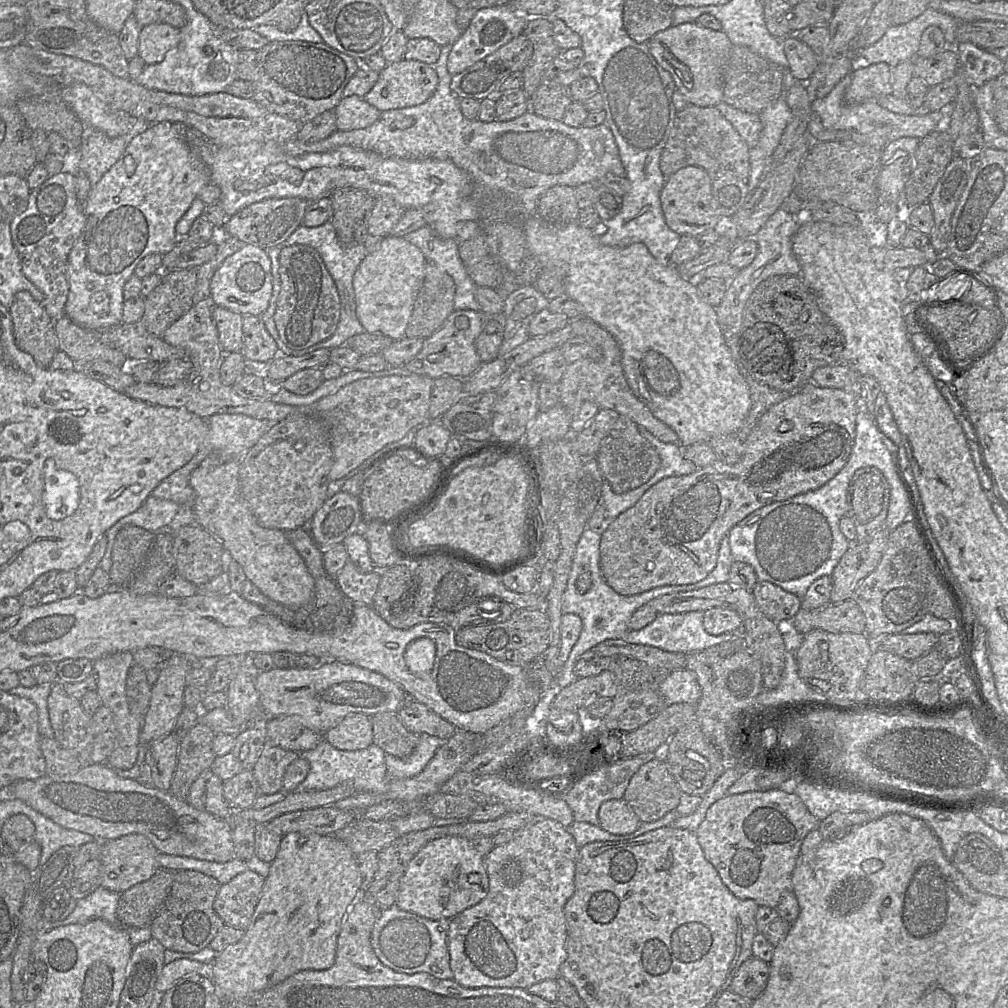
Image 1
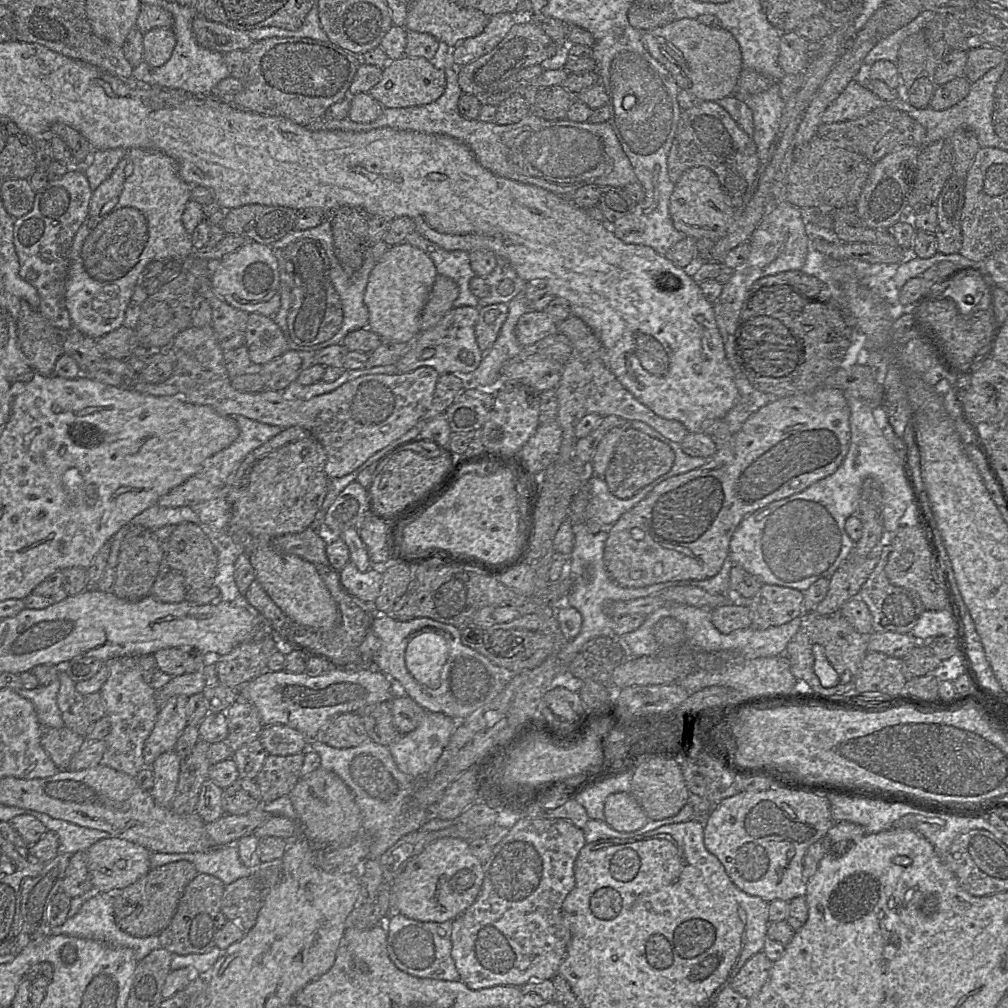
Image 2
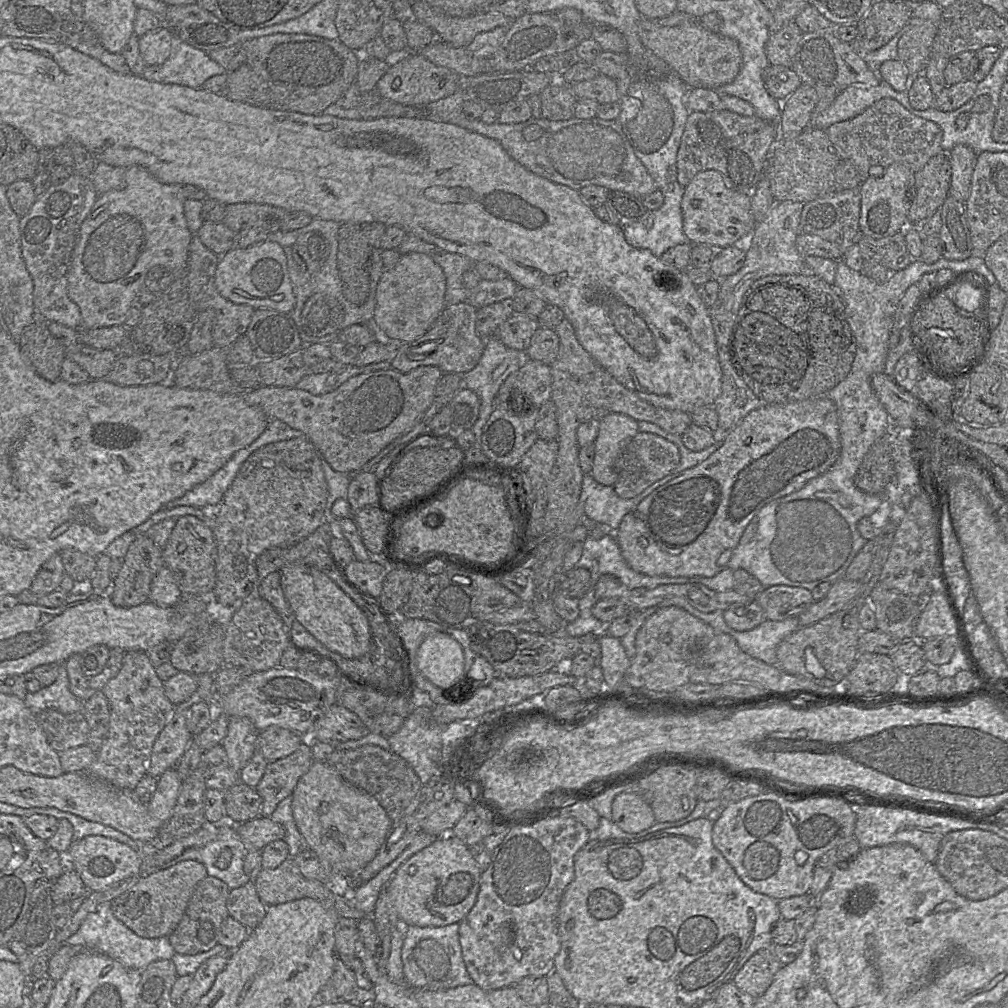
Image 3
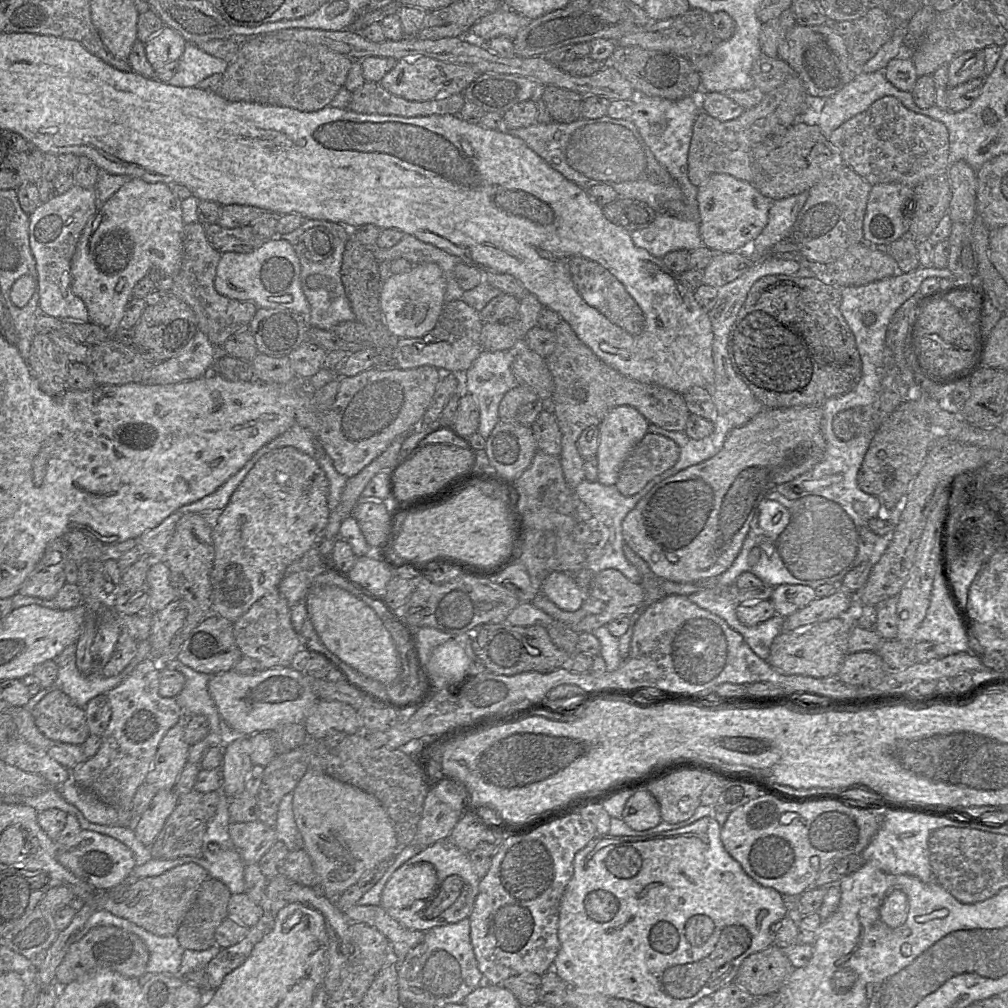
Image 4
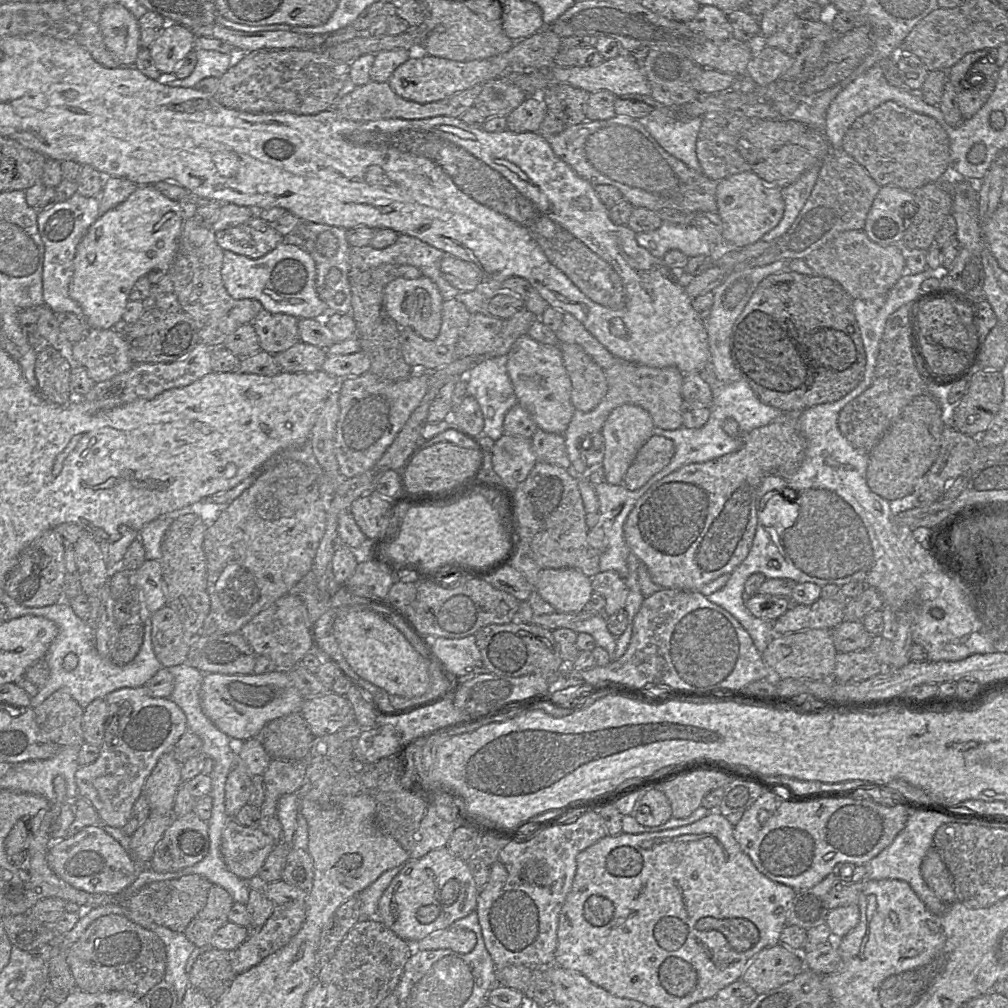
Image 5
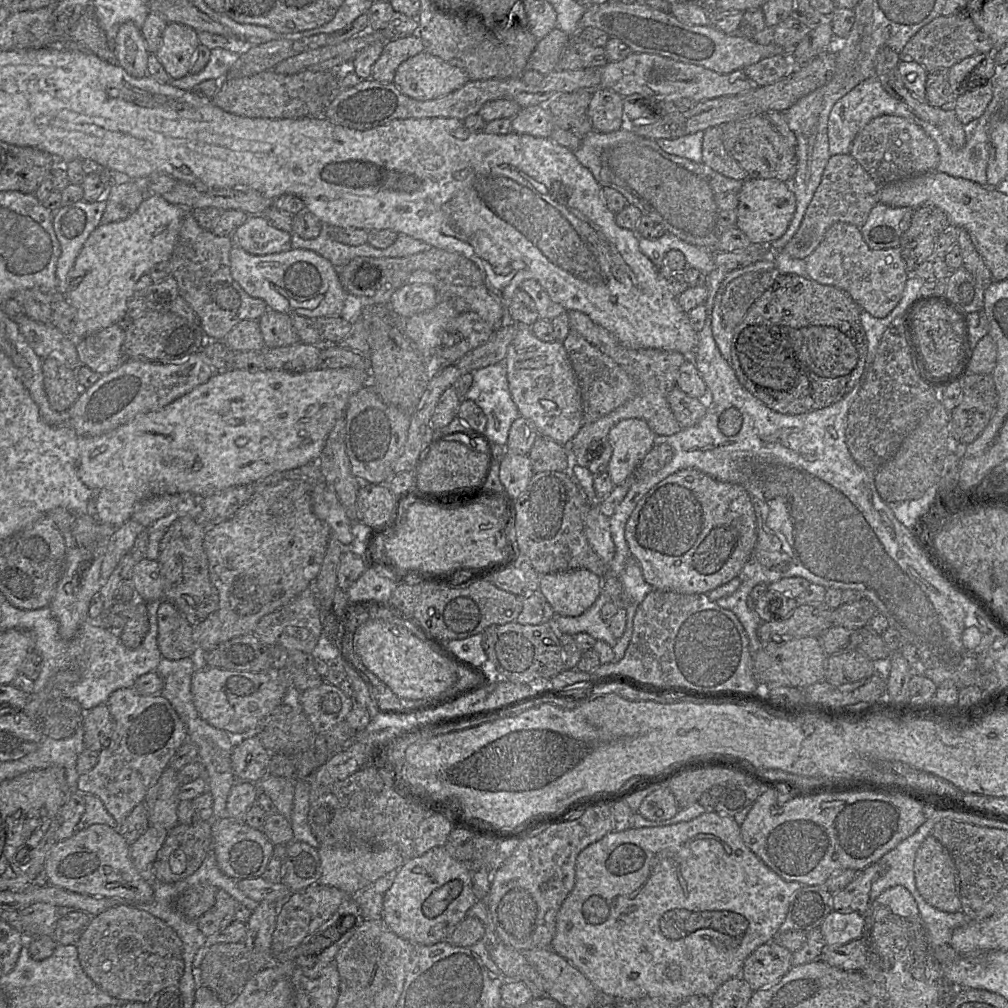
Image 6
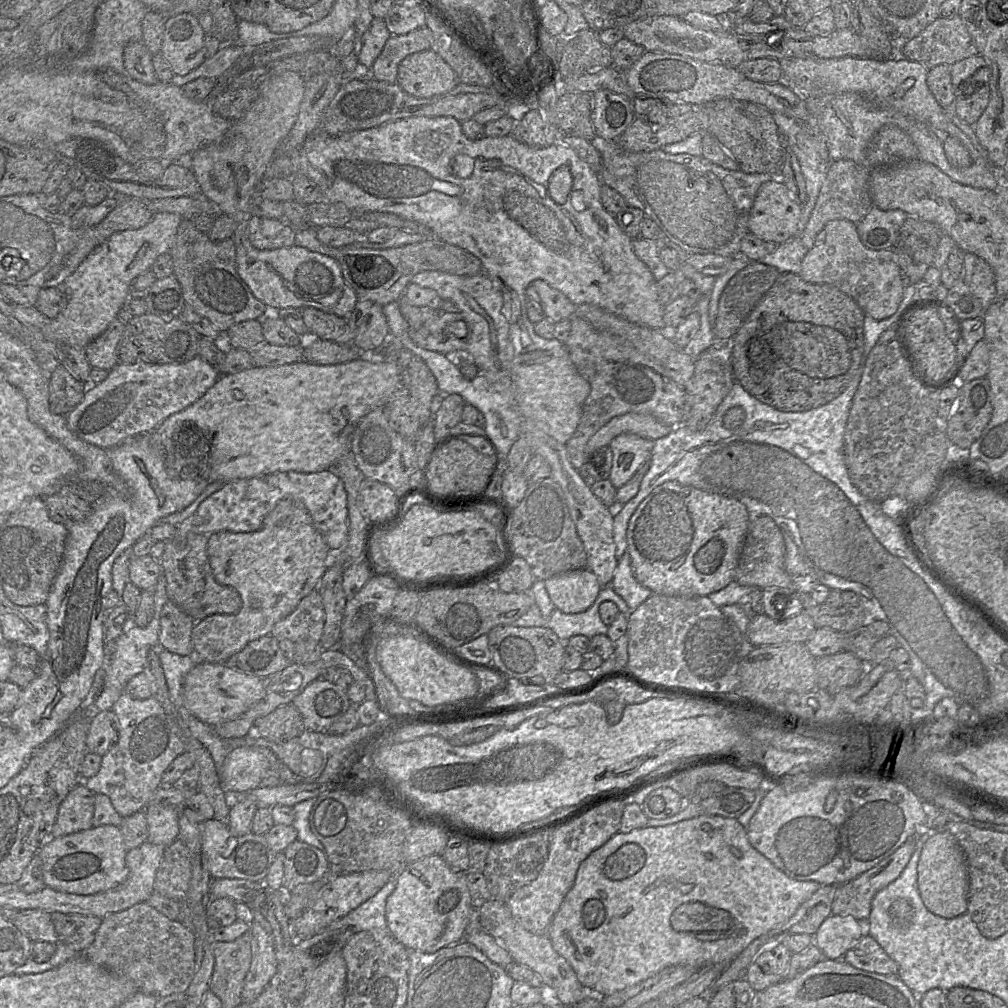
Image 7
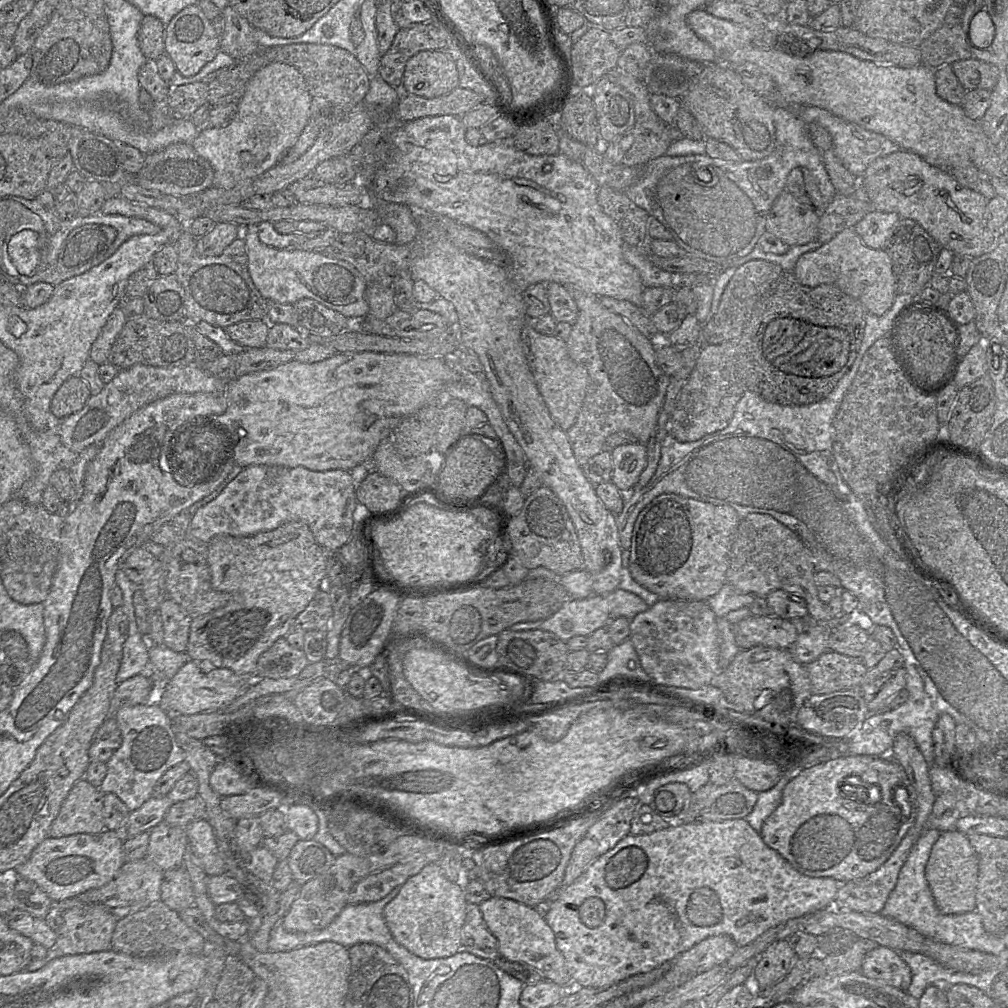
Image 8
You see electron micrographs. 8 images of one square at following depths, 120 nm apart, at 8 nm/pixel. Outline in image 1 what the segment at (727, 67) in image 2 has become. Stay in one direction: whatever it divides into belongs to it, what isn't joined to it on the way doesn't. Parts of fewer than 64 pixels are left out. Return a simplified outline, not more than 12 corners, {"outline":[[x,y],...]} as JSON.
{"outline":[[696,22],[654,34],[648,48],[687,103],[723,100],[733,44]]}

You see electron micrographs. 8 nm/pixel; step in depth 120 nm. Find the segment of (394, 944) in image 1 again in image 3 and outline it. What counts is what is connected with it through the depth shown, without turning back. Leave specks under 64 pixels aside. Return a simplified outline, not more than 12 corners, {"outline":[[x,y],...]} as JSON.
{"outline":[[459,923],[406,927],[401,961],[411,989],[473,983]]}

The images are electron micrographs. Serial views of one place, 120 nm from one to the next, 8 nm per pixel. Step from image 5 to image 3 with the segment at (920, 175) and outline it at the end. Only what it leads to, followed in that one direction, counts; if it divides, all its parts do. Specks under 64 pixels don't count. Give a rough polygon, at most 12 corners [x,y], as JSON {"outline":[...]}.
{"outline":[[892,98],[825,132],[862,182],[894,162],[917,171],[942,129]]}

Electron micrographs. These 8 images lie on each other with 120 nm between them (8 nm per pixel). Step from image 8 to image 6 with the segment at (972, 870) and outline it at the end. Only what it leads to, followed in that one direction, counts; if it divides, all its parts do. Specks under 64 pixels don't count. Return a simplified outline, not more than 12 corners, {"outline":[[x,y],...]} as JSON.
{"outline":[[932,835],[917,850],[916,887],[943,912],[961,911],[955,863]]}

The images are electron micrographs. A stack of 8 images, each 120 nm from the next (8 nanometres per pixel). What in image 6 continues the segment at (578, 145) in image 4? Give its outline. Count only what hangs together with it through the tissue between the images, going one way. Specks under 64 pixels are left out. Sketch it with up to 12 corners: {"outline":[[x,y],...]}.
{"outline":[[628,125],[573,152],[687,243],[736,226],[743,181]]}

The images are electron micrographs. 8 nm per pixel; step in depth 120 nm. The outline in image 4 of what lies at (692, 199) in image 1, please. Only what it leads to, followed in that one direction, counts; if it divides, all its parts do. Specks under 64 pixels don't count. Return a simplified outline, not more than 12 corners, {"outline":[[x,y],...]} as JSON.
{"outline":[[714,173],[698,187],[699,233],[712,251],[746,248],[772,201]]}

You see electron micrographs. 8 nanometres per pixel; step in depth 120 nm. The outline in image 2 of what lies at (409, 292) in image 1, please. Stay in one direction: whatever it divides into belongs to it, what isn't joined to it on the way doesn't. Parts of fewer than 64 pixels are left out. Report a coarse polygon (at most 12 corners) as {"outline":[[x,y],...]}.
{"outline":[[405,242],[390,246],[365,289],[368,328],[412,343],[437,275]]}

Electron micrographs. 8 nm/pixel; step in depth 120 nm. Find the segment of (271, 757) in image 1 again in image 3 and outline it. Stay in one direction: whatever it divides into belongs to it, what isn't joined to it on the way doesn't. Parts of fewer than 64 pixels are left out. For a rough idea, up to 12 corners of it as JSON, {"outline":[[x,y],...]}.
{"outline":[[304,737],[291,755],[267,763],[255,790],[261,816],[292,795],[313,759]]}

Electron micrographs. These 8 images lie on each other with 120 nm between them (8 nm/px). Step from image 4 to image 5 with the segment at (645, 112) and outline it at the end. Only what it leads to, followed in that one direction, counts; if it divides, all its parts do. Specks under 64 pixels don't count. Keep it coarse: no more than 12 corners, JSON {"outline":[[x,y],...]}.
{"outline":[[658,106],[641,122],[667,153],[702,172],[702,117],[682,121]]}

